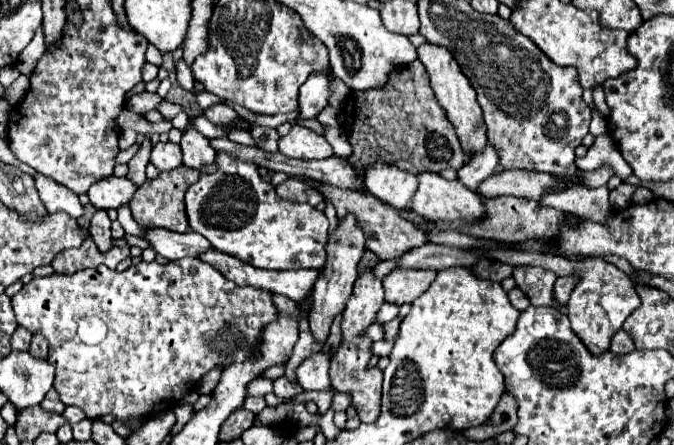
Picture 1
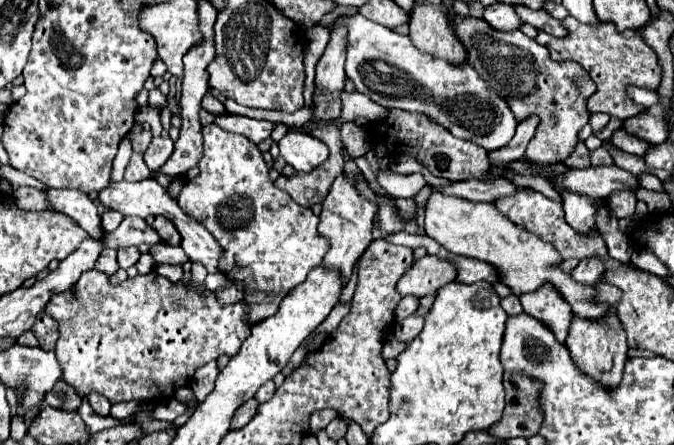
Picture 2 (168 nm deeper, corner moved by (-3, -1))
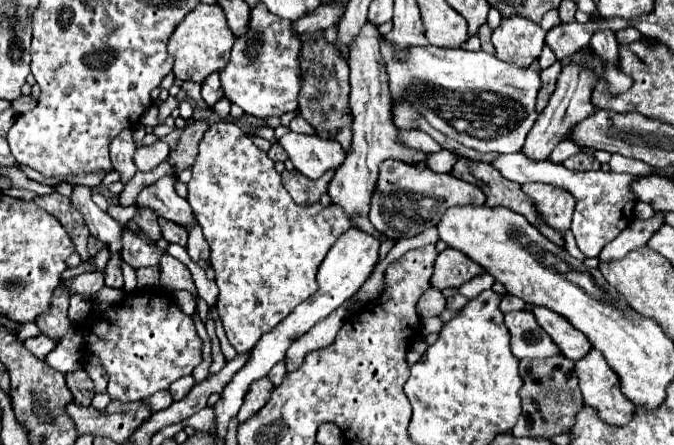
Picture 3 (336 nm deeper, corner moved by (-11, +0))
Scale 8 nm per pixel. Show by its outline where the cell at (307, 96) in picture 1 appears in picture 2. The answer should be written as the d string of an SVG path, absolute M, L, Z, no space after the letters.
M339 24L337 28L331 28L329 44L321 60L317 62L317 76L315 76L317 88L327 88L327 92L343 90L345 48L347 48L347 26Z

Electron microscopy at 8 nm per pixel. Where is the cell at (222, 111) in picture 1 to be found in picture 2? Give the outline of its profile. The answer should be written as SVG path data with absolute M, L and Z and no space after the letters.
M207 92L207 94L203 96L203 108L205 108L207 112L215 114L215 116L219 116L219 114L225 112L225 106L223 106L211 92Z

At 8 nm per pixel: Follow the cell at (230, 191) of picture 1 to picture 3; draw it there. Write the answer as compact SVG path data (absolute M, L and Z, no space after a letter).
M217 121L209 125L199 143L193 177L187 185L187 201L203 227L203 235L211 247L211 267L217 273L215 283L219 287L219 299L215 309L237 353L249 353L263 333L271 331L299 303L317 291L315 275L319 263L325 259L335 239L339 239L351 223L341 207L321 207L321 203L297 205L283 187L281 175L275 171L275 163L231 121Z

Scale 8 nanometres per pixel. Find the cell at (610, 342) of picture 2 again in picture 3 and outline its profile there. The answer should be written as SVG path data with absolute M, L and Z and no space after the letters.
M595 347L575 363L575 373L579 377L579 389L583 401L599 411L599 417L609 425L625 425L633 415L633 403L625 399L619 379L607 361Z

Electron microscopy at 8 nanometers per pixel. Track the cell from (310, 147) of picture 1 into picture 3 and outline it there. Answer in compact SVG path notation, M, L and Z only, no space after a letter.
M289 131L279 139L279 143L287 151L295 169L309 179L319 179L327 169L337 169L343 163L343 147L317 135Z

